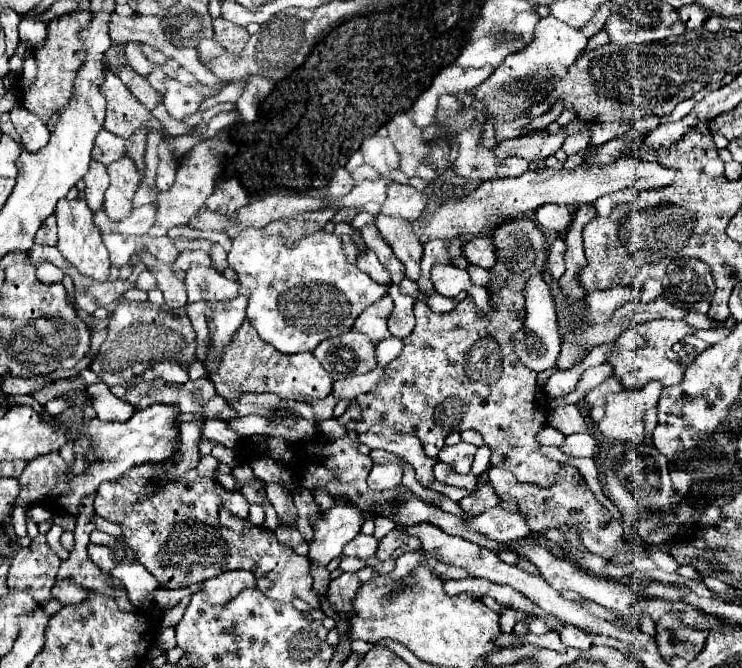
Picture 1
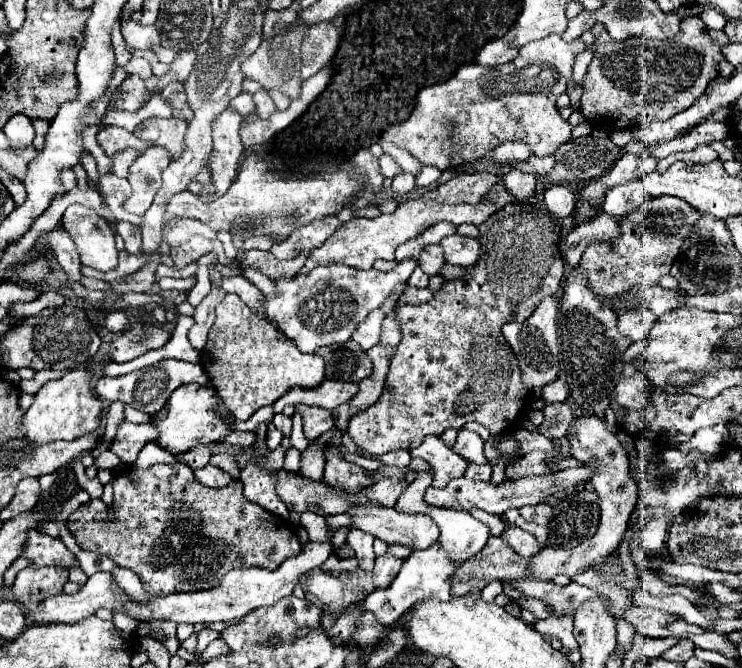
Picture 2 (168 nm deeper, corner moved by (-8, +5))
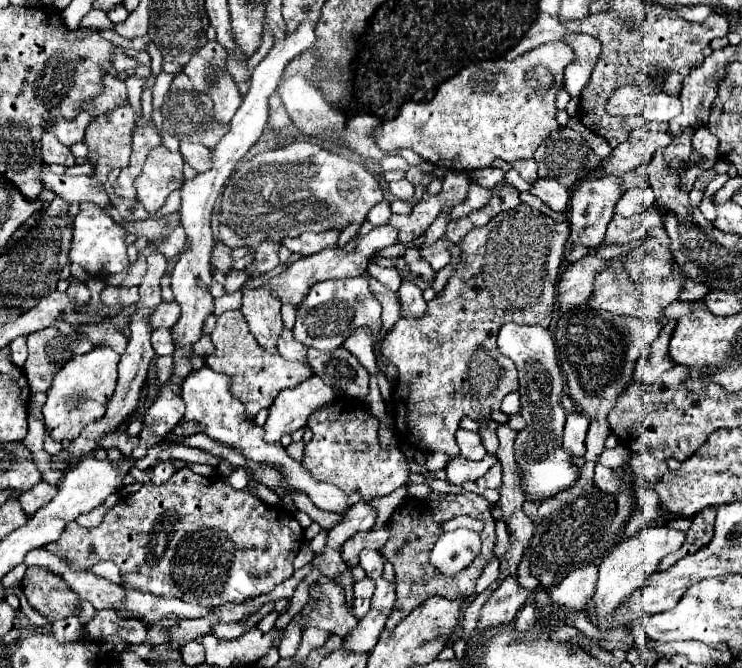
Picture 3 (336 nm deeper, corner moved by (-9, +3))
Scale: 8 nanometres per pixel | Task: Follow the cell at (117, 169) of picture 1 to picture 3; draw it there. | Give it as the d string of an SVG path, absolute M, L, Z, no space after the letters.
M163 144L153 148L149 154L147 154L147 160L145 160L145 166L141 170L141 174L137 176L135 180L135 190L137 190L137 202L141 202L145 206L145 210L149 214L155 214L163 204L165 204L165 198L181 188L183 184L183 158L179 152L169 152Z

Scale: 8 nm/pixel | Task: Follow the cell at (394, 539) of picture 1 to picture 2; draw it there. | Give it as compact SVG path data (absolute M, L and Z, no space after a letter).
M392 556L376 558L376 566L374 566L374 588L382 590L382 588L390 586L390 582L392 582L392 578L396 578L402 562L404 560L396 560Z

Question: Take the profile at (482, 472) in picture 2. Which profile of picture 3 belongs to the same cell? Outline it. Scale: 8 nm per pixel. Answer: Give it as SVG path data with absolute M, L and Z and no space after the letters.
M497 462L485 476L481 476L477 480L477 486L481 486L481 488L497 488L497 486L501 486L501 464Z

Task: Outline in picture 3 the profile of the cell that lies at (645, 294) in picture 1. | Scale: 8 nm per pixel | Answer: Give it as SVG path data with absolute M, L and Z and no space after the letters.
M687 280L685 282L685 292L681 292L681 300L697 300L697 298L703 298L707 292L709 292L709 288L705 284Z

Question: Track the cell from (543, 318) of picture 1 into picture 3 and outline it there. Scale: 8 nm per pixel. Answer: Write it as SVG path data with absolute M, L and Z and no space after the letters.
M505 324L497 338L499 350L509 356L519 372L521 416L529 422L525 430L517 432L515 456L519 472L523 476L523 490L535 498L555 496L561 490L573 486L579 478L579 468L571 464L571 454L563 450L563 426L565 410L561 406L563 376L557 364L555 340L547 328Z

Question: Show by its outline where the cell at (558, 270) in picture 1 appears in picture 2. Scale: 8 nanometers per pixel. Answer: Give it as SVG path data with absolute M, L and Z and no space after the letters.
M600 212L596 218L586 220L576 230L572 230L568 234L568 238L566 238L566 262L570 266L576 266L580 262L582 252L590 244L604 240L604 230L606 230L606 240L618 238L618 234L620 234L620 220L616 216Z

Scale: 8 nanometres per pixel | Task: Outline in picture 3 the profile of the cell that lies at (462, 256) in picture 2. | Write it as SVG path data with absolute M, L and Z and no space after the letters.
M437 240L433 246L421 246L421 256L433 266L433 270L441 270L451 262L451 250L445 240Z

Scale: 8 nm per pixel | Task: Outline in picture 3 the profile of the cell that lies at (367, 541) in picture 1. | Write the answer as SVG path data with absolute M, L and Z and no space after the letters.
M365 548L365 550L361 550L359 558L361 558L359 566L367 572L367 576L369 576L371 580L375 580L375 578L381 576L381 572L383 572L383 558L381 558L381 554L379 554L377 550Z

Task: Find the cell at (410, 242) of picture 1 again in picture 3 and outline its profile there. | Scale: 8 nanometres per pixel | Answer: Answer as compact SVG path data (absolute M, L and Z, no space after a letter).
M403 280L401 288L399 288L399 298L401 298L401 316L403 318L419 318L425 312L425 300L423 300L423 292L417 284Z

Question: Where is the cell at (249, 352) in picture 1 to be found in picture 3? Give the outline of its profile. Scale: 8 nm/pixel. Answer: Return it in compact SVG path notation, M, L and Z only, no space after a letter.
M239 308L227 310L217 318L217 324L211 332L211 340L215 346L215 354L207 356L205 364L231 378L231 394L243 402L247 420L253 420L259 410L269 408L283 388L293 388L313 376L313 368L307 362L291 362L285 360L279 352L269 354L265 348L261 348L255 336L249 332L245 316Z

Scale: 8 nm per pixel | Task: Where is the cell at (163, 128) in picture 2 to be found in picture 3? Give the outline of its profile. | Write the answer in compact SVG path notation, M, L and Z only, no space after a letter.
M181 140L179 152L181 152L183 160L187 164L191 164L197 172L207 172L209 170L209 166L211 166L211 154L209 154L209 148L205 148L203 144Z

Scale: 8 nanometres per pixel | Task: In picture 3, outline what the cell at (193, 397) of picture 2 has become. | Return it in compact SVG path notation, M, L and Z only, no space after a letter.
M203 366L197 372L191 372L181 386L181 396L183 396L183 402L185 402L183 422L195 422L199 426L199 432L211 436L219 444L225 444L229 448L239 450L247 460L275 468L281 474L285 488L289 488L293 492L305 492L317 508L345 516L345 512L351 508L347 504L345 492L341 492L341 488L335 488L329 482L319 482L313 474L309 474L309 470L303 468L301 462L293 460L279 442L277 444L265 442L263 440L263 428L255 426L251 420L245 420L245 414L243 414L245 408L237 398L231 396L229 382L231 382L231 378L227 378L225 374L213 372L207 366Z

